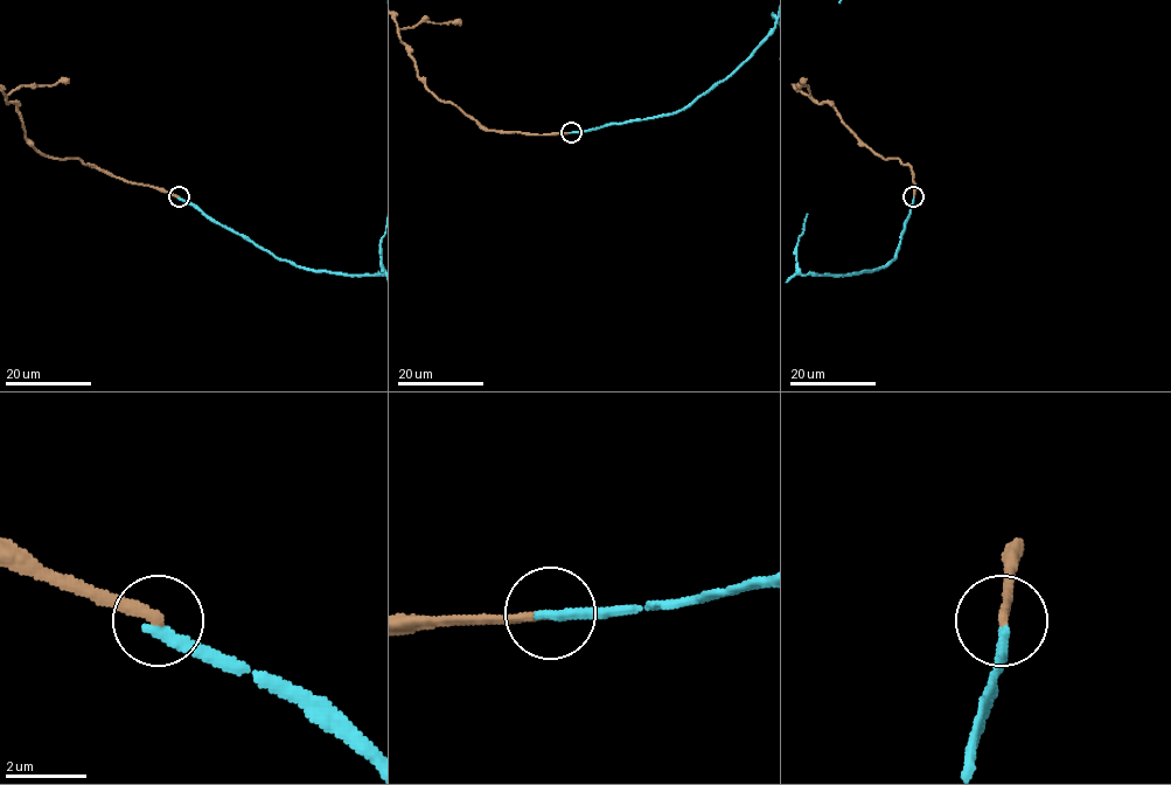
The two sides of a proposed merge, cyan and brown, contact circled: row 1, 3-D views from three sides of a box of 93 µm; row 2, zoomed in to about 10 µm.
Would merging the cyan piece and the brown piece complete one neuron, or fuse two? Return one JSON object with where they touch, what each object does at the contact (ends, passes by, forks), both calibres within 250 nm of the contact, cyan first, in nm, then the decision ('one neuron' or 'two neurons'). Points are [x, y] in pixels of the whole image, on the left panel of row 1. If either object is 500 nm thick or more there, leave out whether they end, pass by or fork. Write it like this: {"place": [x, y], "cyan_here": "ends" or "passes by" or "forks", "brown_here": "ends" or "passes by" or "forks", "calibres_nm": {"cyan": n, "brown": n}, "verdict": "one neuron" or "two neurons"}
{"place": [179, 196], "cyan_here": "ends", "brown_here": "ends", "calibres_nm": {"cyan": 280, "brown": 280}, "verdict": "two neurons"}

